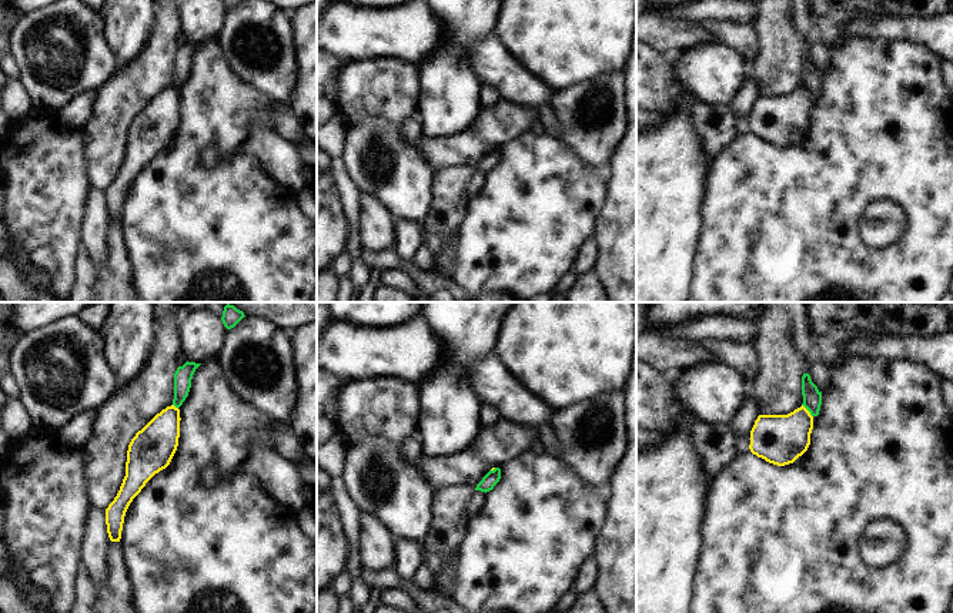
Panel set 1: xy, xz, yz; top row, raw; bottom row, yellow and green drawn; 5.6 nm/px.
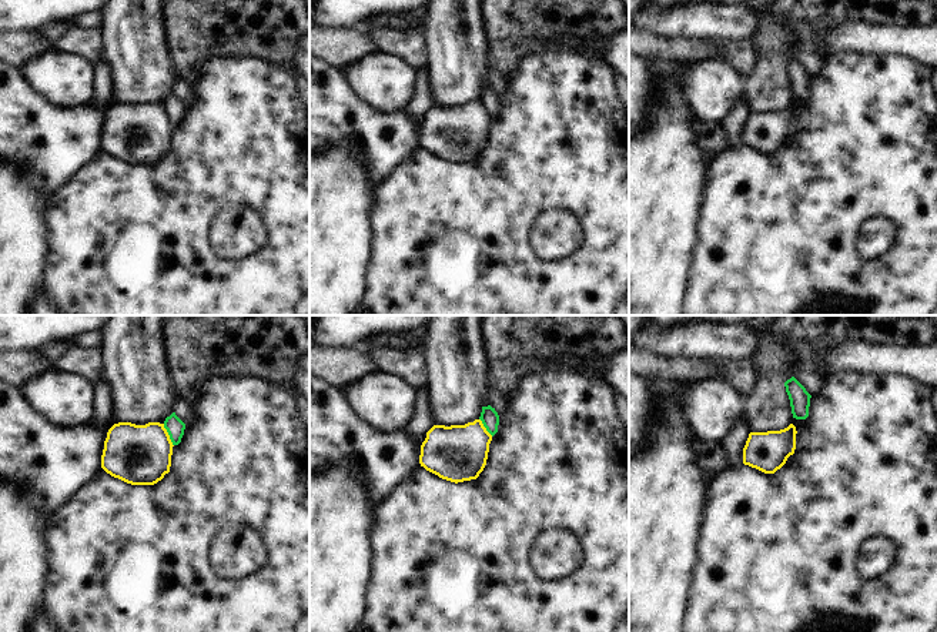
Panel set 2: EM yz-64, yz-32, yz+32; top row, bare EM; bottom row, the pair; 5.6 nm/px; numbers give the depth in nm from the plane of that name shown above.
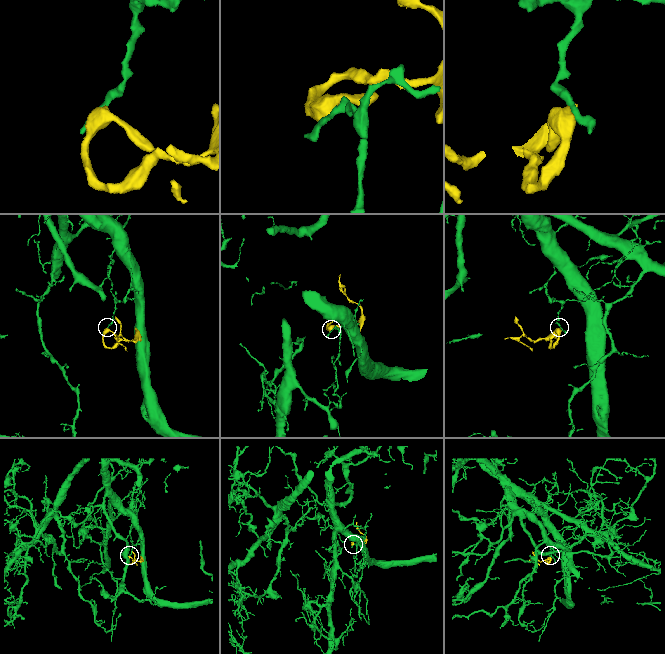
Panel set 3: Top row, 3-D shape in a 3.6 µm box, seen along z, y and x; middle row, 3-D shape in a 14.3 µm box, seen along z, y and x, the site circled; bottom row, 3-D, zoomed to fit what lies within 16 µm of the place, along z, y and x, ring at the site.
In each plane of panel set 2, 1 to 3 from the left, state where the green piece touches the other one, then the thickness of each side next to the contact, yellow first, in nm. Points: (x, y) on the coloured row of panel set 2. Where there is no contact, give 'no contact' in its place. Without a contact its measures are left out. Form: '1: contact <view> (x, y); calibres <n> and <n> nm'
1: contact yz-64 (169, 435); calibres 340 and 100 nm
2: contact yz-32 (484, 427); calibres 320 and 100 nm
3: no contact

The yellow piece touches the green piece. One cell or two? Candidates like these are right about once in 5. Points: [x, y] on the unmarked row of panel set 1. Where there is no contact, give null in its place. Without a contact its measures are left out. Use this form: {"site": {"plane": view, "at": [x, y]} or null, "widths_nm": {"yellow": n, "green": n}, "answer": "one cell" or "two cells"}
{"site": {"plane": "yz", "at": [808, 91]}, "widths_nm": {"yellow": 280, "green": 110}, "answer": "two cells"}

